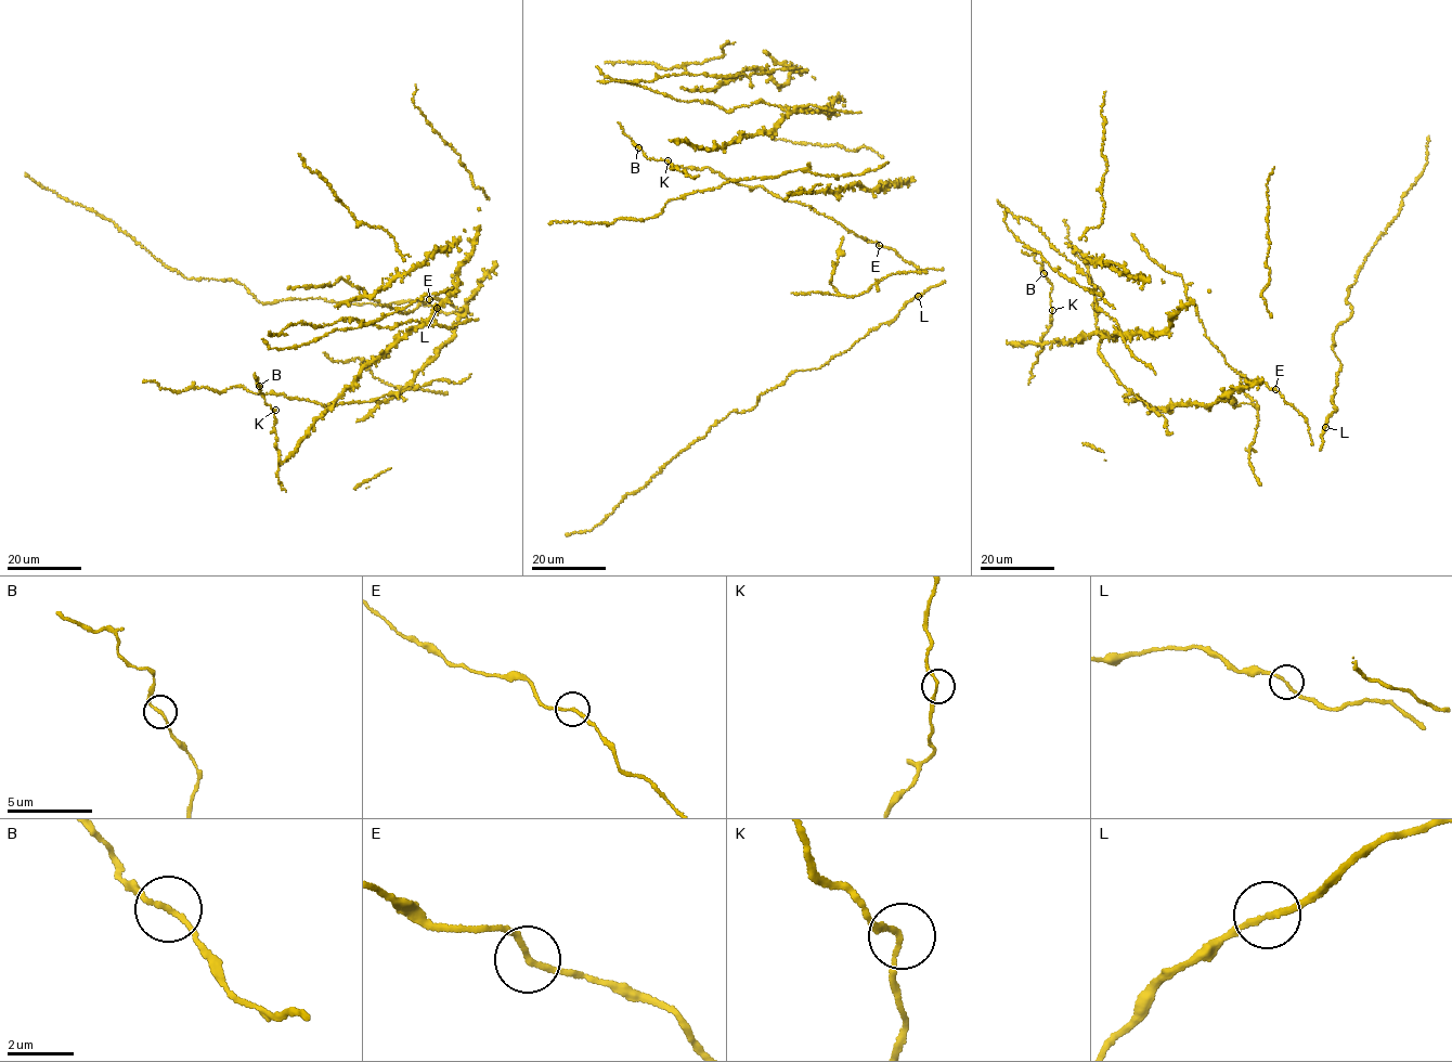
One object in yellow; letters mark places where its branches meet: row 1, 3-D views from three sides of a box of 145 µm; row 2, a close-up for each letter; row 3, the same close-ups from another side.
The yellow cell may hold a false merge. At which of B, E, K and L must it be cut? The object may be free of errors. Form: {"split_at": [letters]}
{"split_at": []}

